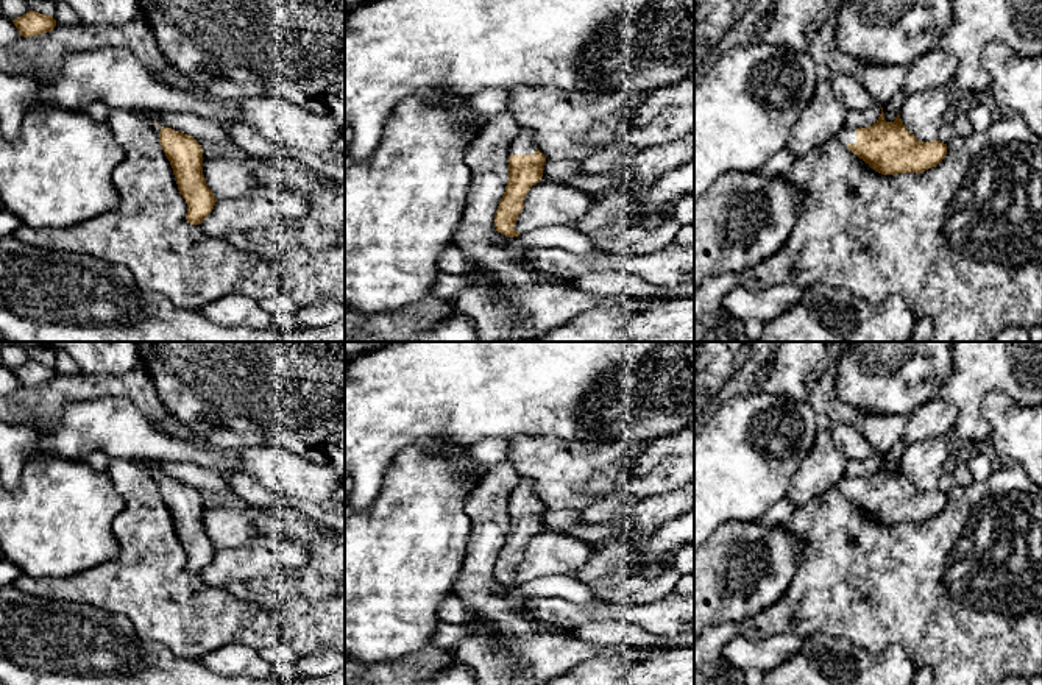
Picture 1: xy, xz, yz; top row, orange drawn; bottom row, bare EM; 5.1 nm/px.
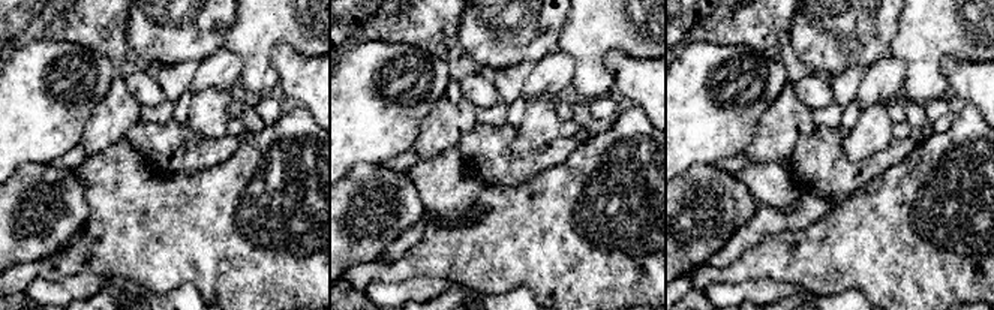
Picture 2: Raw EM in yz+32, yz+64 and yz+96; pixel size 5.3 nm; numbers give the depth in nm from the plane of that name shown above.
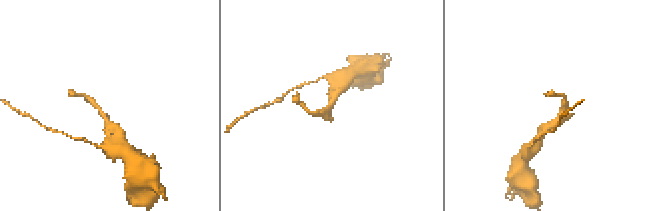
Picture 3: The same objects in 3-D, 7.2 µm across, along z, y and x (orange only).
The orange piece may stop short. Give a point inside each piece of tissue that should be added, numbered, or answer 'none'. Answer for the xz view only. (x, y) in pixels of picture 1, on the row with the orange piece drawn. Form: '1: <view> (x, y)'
1: xz (524, 144)

